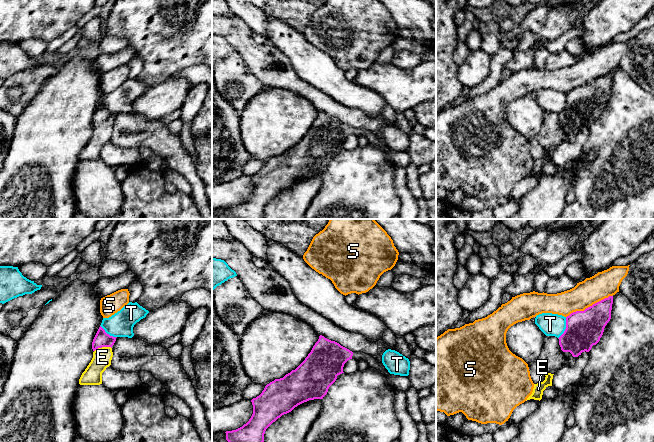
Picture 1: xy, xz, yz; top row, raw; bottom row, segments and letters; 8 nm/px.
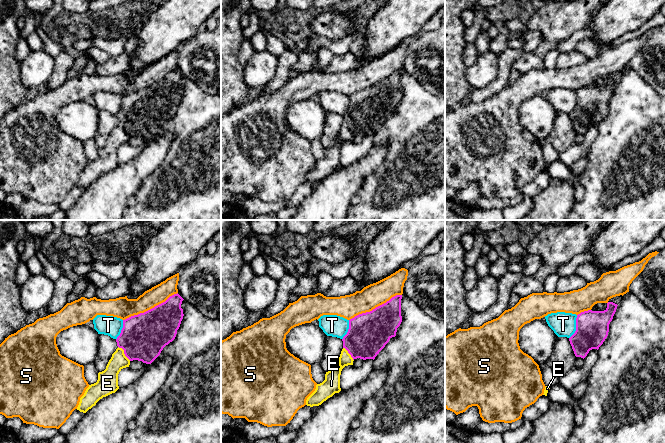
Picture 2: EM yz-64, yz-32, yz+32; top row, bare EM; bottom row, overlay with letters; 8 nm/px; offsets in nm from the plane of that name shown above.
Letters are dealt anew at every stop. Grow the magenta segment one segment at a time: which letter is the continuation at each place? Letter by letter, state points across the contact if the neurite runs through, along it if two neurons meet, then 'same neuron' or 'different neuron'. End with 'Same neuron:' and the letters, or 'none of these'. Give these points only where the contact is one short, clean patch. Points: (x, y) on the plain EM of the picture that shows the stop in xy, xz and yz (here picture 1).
E: runs through xy (102, 115), (102, 122), (102, 133); same neuron
S: different neuron
T: border along yz (566, 93), (566, 104), (558, 114); different neuron
Same neuron: E

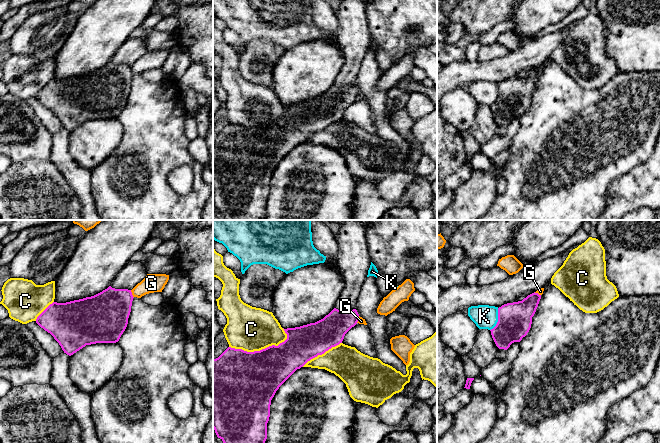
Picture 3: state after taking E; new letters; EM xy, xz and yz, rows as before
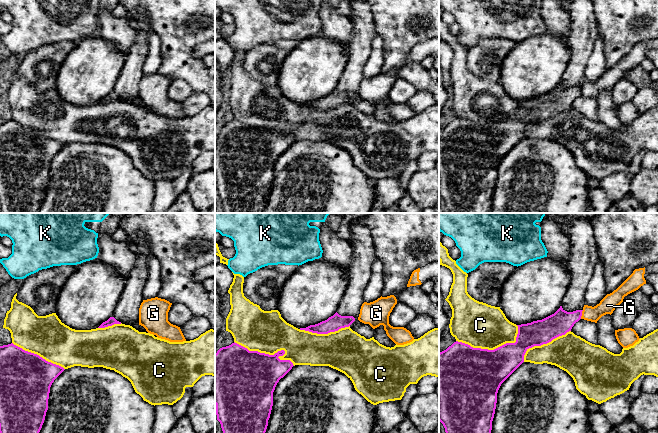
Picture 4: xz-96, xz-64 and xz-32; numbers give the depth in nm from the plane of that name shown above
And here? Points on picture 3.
C: different neuron
G: border along xy (130, 66), (133, 73); different neuron
K: border along yz (498, 84), (498, 97), (490, 106); different neuron
Same neuron: none of these

